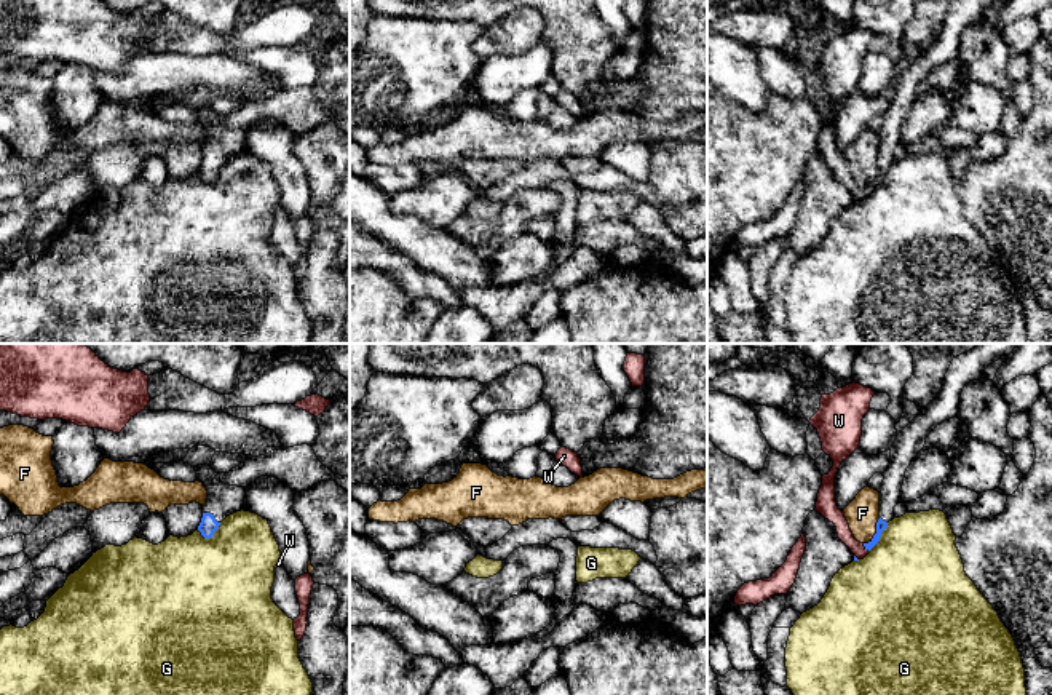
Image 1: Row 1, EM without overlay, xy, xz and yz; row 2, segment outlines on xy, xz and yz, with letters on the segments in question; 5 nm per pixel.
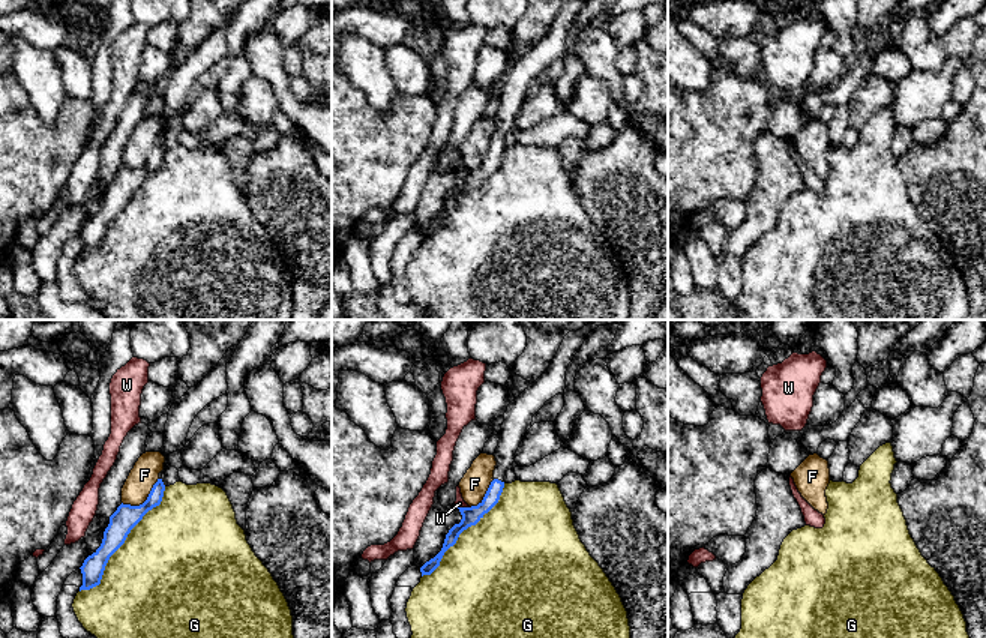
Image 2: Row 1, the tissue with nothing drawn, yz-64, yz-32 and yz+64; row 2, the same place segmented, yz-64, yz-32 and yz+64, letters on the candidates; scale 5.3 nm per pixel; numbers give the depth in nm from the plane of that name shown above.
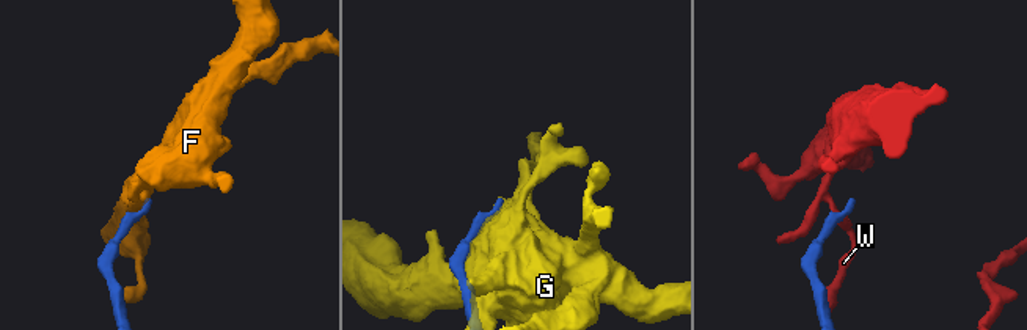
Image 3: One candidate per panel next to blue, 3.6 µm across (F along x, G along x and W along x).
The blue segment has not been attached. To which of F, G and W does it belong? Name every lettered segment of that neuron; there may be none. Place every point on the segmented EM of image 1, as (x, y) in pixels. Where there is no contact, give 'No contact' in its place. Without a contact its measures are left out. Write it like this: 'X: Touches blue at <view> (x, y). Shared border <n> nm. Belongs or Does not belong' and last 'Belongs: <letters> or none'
F: Touches blue at yz (877, 532). Shared border 160 nm. Does not belong
G: Touches blue at xy (209, 537). Shared border 130 nm. Does not belong
W: Touches blue at yz (866, 548). Shared border 60 nm. Does not belong
Belongs: none

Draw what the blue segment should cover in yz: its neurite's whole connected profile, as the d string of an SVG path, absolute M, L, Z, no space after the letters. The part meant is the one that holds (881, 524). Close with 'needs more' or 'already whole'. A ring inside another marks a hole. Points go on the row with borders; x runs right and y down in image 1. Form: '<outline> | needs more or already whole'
M979 344L975 348L953 358L937 396L897 435L891 447L891 465L883 473L880 492L880 519L876 534L865 550L872 550L881 532L892 521L894 506L902 500L902 484L912 460L924 447L927 435L942 422L958 417L963 388L977 380L998 359L1006 359L1018 344Z | needs more

